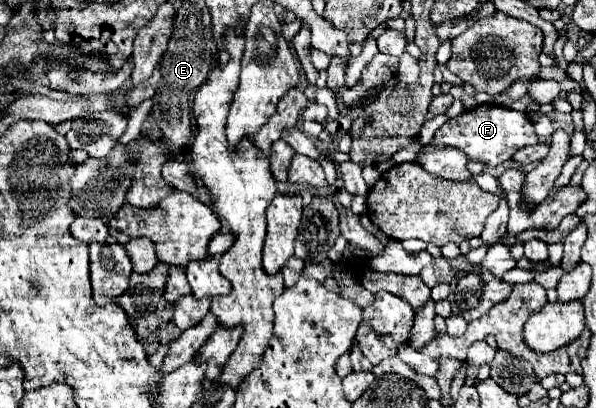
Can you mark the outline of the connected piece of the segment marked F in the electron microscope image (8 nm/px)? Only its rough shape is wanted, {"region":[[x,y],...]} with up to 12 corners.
{"region":[[483,103],[443,123],[433,145],[501,165],[535,145],[527,113]]}

